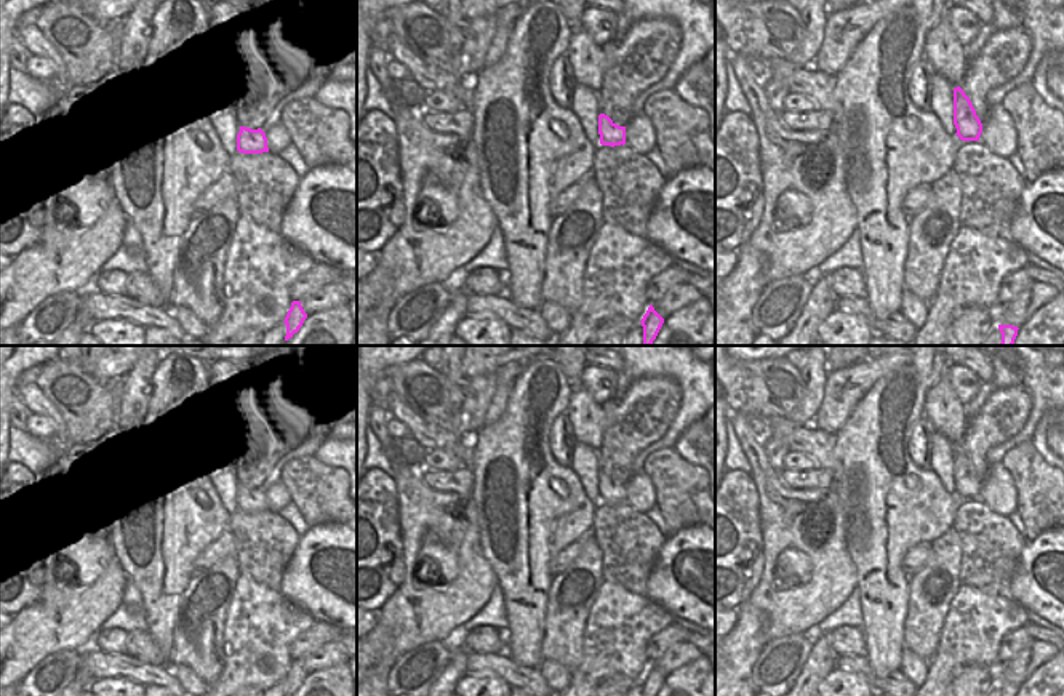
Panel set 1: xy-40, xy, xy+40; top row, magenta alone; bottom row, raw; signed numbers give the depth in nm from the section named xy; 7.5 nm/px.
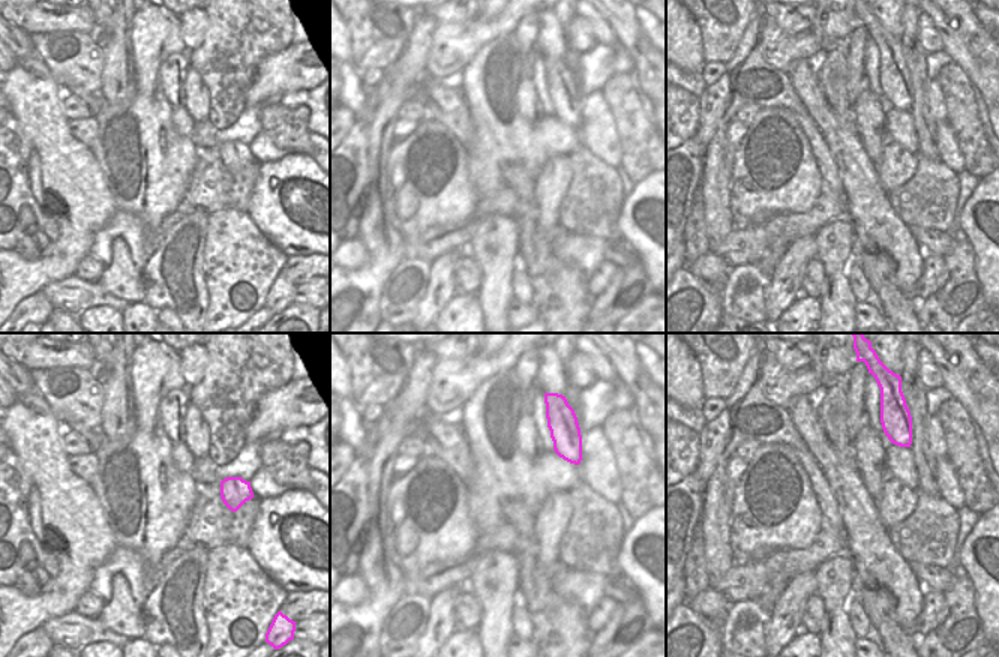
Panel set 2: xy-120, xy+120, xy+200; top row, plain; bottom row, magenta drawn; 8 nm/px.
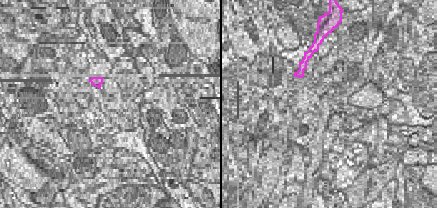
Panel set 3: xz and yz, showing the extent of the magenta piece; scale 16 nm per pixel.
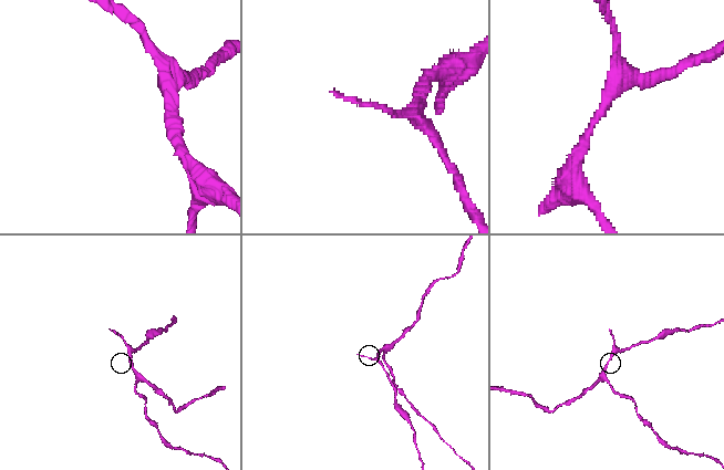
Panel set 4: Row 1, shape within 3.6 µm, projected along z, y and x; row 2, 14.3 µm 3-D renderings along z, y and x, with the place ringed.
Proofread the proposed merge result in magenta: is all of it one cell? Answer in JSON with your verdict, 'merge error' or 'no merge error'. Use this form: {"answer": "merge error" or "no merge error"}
{"answer": "no merge error"}

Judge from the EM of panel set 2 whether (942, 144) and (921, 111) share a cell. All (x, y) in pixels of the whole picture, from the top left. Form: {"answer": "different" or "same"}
{"answer": "different"}

